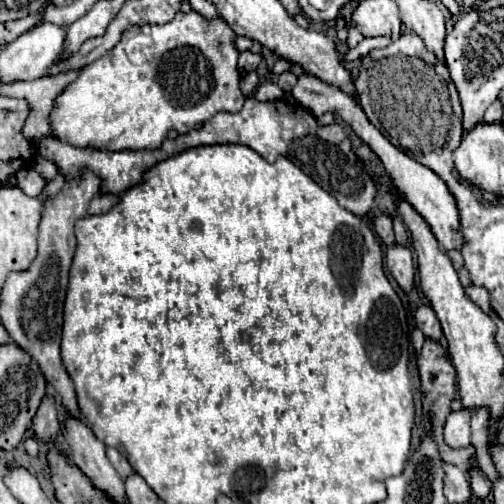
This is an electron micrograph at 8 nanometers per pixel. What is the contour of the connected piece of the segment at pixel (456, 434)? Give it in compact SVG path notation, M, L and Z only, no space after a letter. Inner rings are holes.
M466 410L452 412L444 426L444 442L450 448L470 446L470 414Z

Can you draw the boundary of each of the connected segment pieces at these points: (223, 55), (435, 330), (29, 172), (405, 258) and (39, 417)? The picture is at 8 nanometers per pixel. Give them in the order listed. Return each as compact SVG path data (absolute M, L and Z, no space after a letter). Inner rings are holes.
M178 12L176 18L168 24L162 24L162 26L156 26L156 24L146 24L146 26L132 26L132 30L126 30L122 34L122 40L118 42L118 46L114 46L104 58L84 66L78 74L78 80L74 80L72 84L68 84L56 98L56 106L54 110L50 112L50 128L52 128L52 134L62 140L62 142L68 142L69 144L82 144L78 147L85 148L90 147L96 150L156 150L160 148L162 140L166 138L168 130L176 130L178 134L184 134L192 128L200 128L200 124L208 118L212 118L216 112L240 112L242 104L244 104L244 96L240 92L240 74L238 74L238 50L234 48L234 32L230 30L230 26L222 20L222 18L214 18L214 20L206 20L202 18L198 12L190 12L190 14L184 14L184 12ZM130 38L142 38L142 44L140 44L140 52L142 52L142 58L140 60L132 60L132 56L126 54L126 44Z
M422 304L418 310L416 310L416 324L418 328L424 332L426 338L440 338L442 336L442 326L434 314L434 310L426 304Z
M22 168L22 170L18 170L18 174L16 174L16 178L18 178L18 186L28 194L28 196L38 196L40 192L42 192L42 188L46 186L46 180L38 174L38 172L34 172L32 168Z
M392 244L386 250L386 266L398 286L404 292L410 292L414 286L414 262L412 262L412 252L406 246Z
M44 398L34 420L34 432L38 434L38 438L50 442L54 440L54 436L60 432L60 422L58 422L58 414L56 414L56 406L54 406L54 400L52 398Z

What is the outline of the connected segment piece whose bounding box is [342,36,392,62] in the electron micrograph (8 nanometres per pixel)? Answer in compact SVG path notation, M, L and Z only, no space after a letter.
M370 37L364 38L356 47L350 49L343 57L344 62L350 62L355 59L361 58L369 54L372 50L384 48L392 42L390 37Z

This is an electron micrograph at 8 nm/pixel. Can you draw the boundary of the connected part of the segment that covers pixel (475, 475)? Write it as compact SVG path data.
M470 468L468 470L468 478L470 478L470 490L472 490L472 498L486 498L492 490L492 482L480 472L480 468Z

